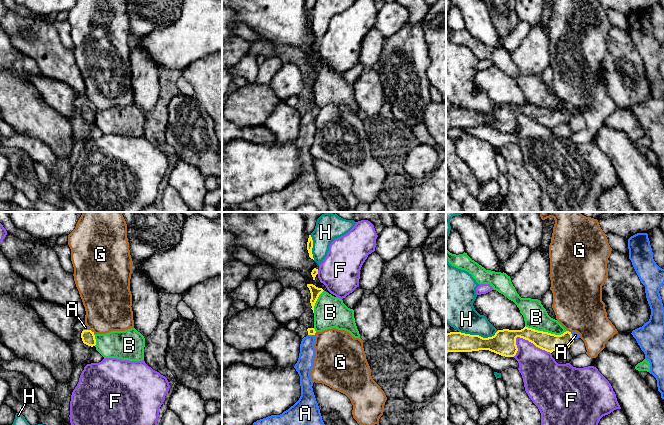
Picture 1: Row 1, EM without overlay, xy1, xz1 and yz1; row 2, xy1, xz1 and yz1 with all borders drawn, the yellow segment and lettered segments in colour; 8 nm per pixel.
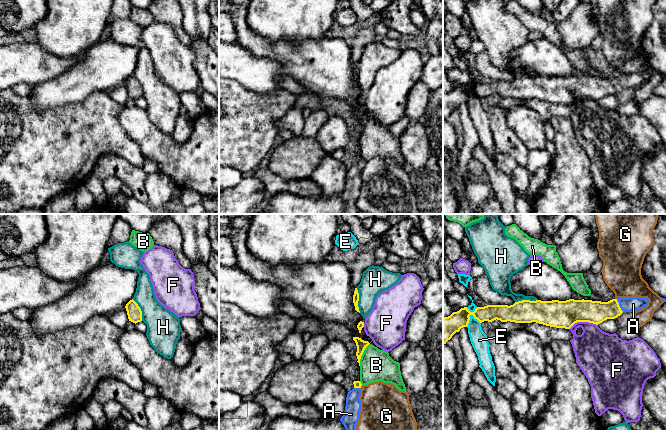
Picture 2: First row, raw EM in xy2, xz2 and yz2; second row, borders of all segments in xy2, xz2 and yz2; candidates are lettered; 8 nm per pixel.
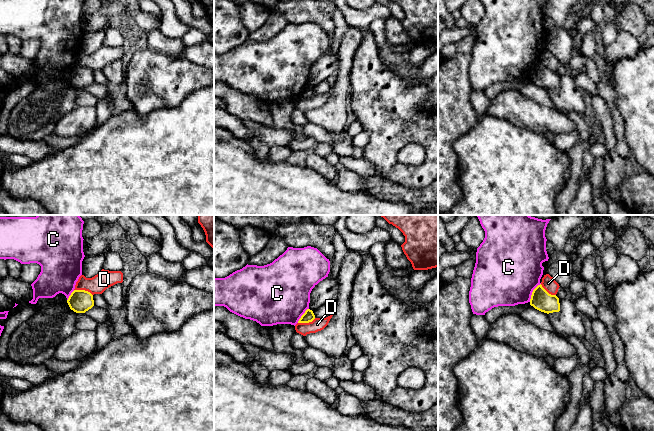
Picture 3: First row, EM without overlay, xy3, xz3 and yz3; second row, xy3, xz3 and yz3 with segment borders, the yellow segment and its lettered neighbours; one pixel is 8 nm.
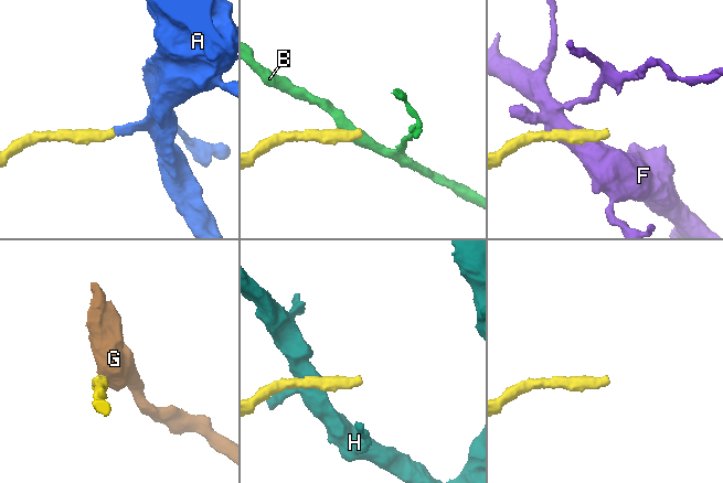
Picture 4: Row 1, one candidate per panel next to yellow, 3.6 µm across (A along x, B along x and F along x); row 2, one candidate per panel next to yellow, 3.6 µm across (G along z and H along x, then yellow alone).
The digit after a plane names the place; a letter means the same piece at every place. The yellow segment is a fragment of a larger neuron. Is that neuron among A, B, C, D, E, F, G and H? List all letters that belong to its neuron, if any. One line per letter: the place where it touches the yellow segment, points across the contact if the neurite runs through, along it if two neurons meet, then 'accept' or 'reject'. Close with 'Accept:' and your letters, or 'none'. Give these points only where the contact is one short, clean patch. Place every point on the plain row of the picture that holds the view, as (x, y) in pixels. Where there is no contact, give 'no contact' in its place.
A: contact yz2 (618, 81); way yz2 (595, 88), (611, 86), (618, 81), (633, 80); accept
B: contact yz1 (546, 108); border yz1 (525, 101), (555, 110), (562, 110), (566, 107); reject
C: contact yz3 (532, 68); border yz3 (540, 59), (533, 66), (529, 77); reject
D: contact xy3 (83, 66); border xy3 (74, 65), (84, 65), (92, 71); reject
E: contact yz2 (469, 91); border yz2 (480, 99), (470, 91), (466, 102); reject
F: contact yz1 (533, 119); border yz1 (515, 114), (522, 113), (527, 115), (550, 129); reject
G: contact xy1 (91, 107); border xy1 (90, 105), (94, 109); reject
H: contact yz1 (478, 111); border yz1 (498, 106), (493, 111), (487, 113), (465, 110), (459, 107); reject
Accept: A

